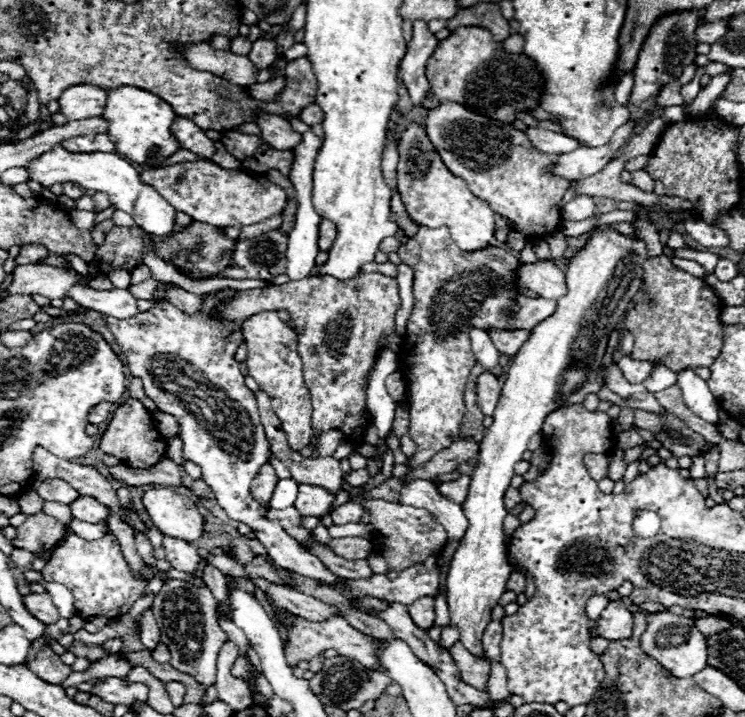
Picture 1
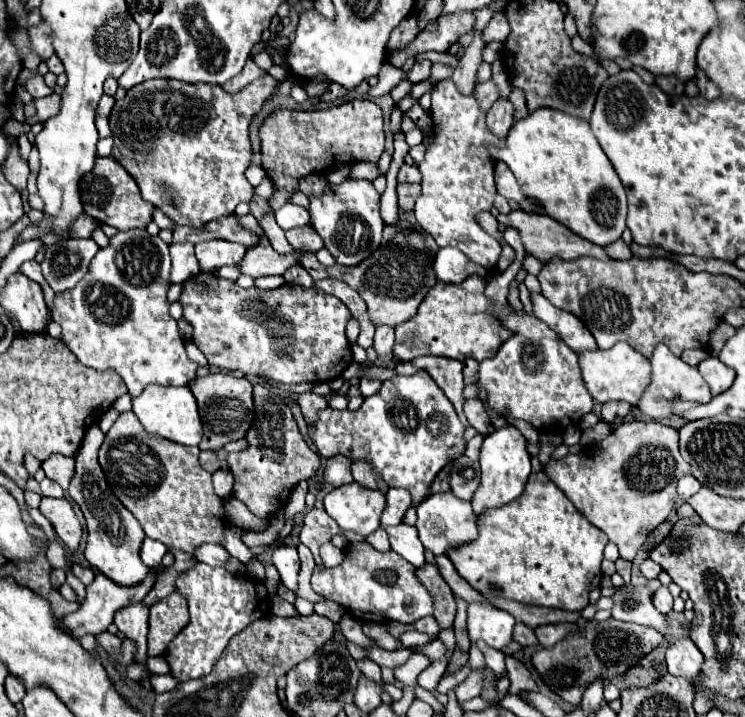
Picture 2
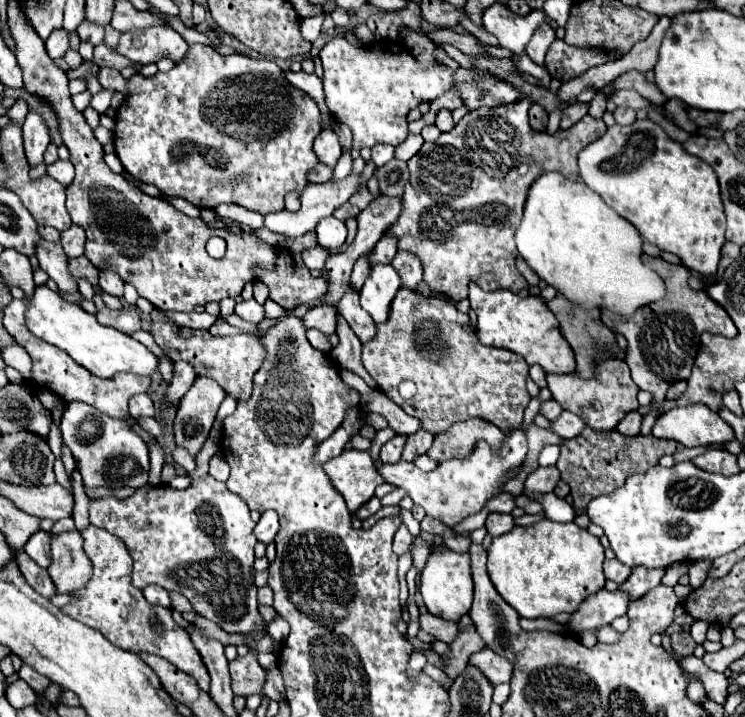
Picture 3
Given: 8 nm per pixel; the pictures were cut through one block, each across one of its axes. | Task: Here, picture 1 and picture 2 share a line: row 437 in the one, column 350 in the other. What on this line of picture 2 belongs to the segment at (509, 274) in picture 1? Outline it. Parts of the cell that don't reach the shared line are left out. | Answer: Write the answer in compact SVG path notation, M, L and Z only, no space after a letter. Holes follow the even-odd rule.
M418 370L414 376L394 376L386 382L382 382L382 388L378 394L364 398L364 404L352 412L352 410L320 410L314 424L308 426L308 436L312 438L318 454L324 458L332 458L336 454L348 456L350 460L362 460L372 466L372 470L392 488L405 488L412 494L412 506L407 510L403 523L414 526L417 520L416 506L430 496L430 486L436 478L436 474L446 466L446 462L454 456L464 454L466 440L462 438L464 428L454 412L452 402L446 398L446 394L438 388L438 384L432 380L432 376L426 370Z

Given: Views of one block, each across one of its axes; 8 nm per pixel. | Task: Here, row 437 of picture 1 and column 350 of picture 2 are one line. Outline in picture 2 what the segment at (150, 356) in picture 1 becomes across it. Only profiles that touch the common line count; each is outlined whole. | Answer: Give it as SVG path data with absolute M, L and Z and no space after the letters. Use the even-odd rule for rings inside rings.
M346 180L336 186L328 184L328 194L322 194L320 198L310 196L308 212L314 230L322 236L338 264L356 266L380 246L384 220L380 216L380 194L370 180Z

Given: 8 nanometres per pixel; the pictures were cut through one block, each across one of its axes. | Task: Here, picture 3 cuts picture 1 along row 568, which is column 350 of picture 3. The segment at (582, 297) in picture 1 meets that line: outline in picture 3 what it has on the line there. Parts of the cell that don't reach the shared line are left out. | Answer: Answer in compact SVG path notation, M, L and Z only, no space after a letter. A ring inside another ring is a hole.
M354 448L332 458L328 464L324 464L324 470L336 490L344 496L350 512L356 512L362 504L366 504L374 496L376 486L384 482L370 454Z

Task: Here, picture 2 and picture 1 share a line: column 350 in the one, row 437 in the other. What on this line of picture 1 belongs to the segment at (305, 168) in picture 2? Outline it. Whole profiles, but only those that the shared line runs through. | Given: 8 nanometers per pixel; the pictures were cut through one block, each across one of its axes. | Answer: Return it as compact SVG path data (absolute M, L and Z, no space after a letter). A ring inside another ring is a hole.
M128 398L114 412L114 418L110 420L104 436L100 438L98 448L102 452L106 452L106 454L112 454L112 456L120 458L124 464L134 466L134 468L138 468L138 466L154 466L166 454L166 442L160 436L160 432L154 428L154 422L152 422L152 416L150 416L148 408L136 398Z

